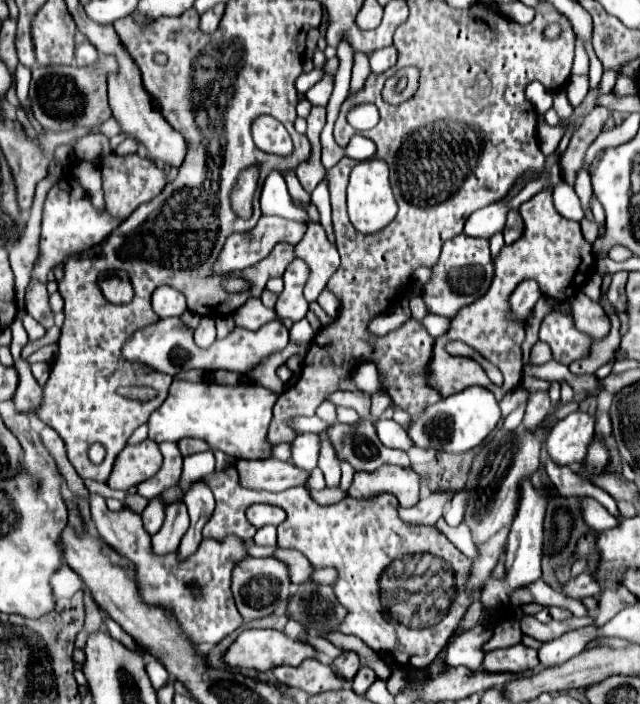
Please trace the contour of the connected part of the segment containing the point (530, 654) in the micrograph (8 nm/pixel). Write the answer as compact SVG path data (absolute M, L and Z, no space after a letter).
M514 644L510 648L498 648L486 652L482 668L486 672L526 672L526 670L534 670L538 664L540 662L536 650L524 644Z

